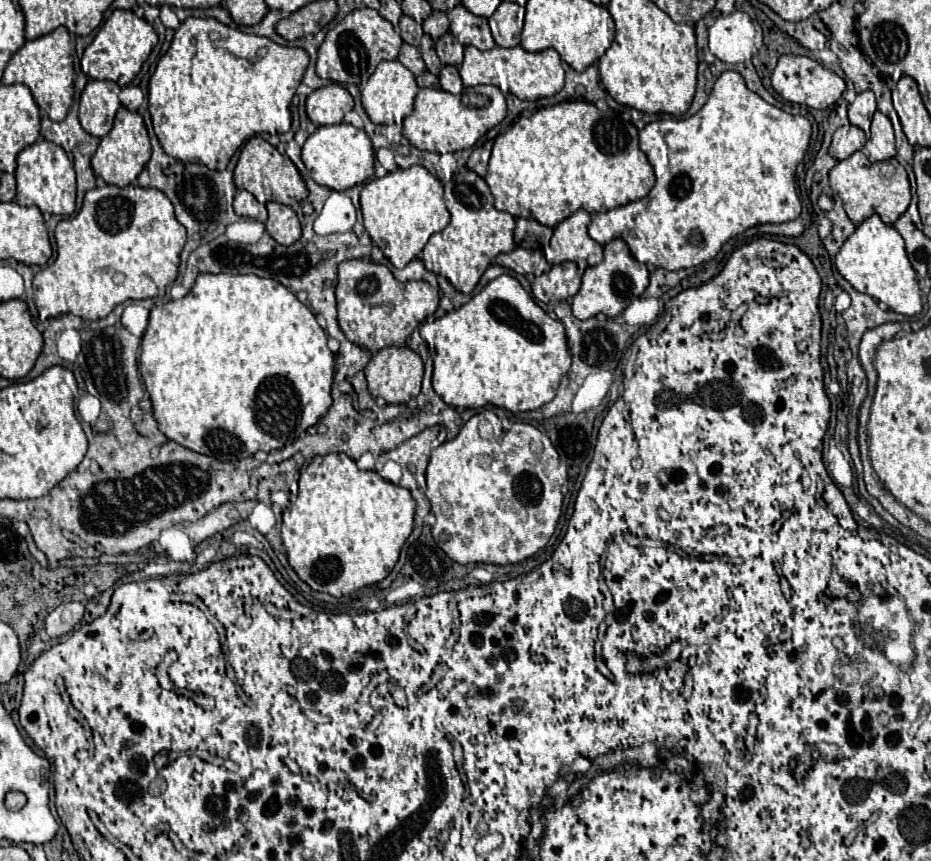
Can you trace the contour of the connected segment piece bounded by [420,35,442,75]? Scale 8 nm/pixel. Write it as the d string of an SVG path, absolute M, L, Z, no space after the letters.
M424 35L424 37L422 37L420 53L422 53L422 59L424 59L424 63L426 63L428 71L430 71L430 73L434 73L434 75L438 75L438 73L440 73L440 69L442 69L442 63L440 63L440 59L438 59L438 55L436 55L436 51L434 51L432 39L430 39L428 35Z

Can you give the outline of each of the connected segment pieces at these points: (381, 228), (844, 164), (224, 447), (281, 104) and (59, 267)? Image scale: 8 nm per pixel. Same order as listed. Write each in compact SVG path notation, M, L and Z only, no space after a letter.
M422 165L396 169L380 179L368 181L360 191L360 211L372 243L378 245L398 269L406 267L424 249L430 235L442 231L450 223L442 183Z
M854 153L848 159L838 161L830 171L830 187L840 199L844 201L844 209L852 223L862 223L874 213L882 217L884 223L892 225L910 205L910 183L906 169L896 161L884 161L884 163L870 163L864 153Z
M200 273L196 277L194 287L190 293L178 301L168 301L164 305L156 305L150 309L148 327L144 331L142 343L140 343L140 375L142 383L150 395L152 403L152 415L160 427L160 431L170 439L180 443L182 447L188 447L196 453L216 457L220 461L238 461L244 457L254 455L256 451L270 453L272 449L282 449L284 445L292 443L300 435L306 433L308 427L312 427L322 415L326 415L328 407L332 405L330 387L334 377L334 353L326 345L328 337L324 329L318 325L316 315L296 299L296 295L284 287L282 283L274 279L264 279L258 275L226 275L226 273Z
M188 17L180 29L174 33L174 39L172 39L172 45L170 49L160 57L158 65L156 65L156 71L154 75L150 77L150 93L148 93L148 111L152 115L152 125L154 125L154 133L160 141L160 145L164 147L164 151L170 155L170 157L176 157L180 161L188 161L188 163L202 163L202 165L208 165L210 169L226 169L228 161L232 159L232 155L236 153L236 149L248 141L250 137L258 135L258 133L270 133L270 135L282 135L282 133L288 133L290 131L290 123L292 123L292 115L290 115L290 101L304 77L304 71L308 67L308 53L300 47L286 47L286 45L278 45L274 43L272 39L268 37L258 37L258 35L248 35L240 29L234 29L234 27L228 27L220 21L216 21L214 17Z
M104 185L88 191L78 215L74 219L62 219L54 235L56 261L34 275L34 303L40 321L58 317L60 313L74 313L82 319L102 319L124 301L164 297L166 287L178 277L180 251L186 243L186 229L178 223L170 199L154 187L142 189L134 185Z

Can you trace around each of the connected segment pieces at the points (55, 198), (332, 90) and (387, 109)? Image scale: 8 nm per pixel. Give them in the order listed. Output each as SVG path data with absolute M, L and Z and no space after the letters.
M38 139L34 145L22 149L18 155L16 181L18 181L18 189L16 189L18 205L22 207L36 205L42 213L56 213L56 215L74 213L74 199L76 199L74 165L60 145L46 139Z
M330 83L312 91L306 99L306 113L316 125L342 123L344 115L354 107L352 95L338 83Z
M382 61L374 75L368 79L368 83L362 87L362 107L368 113L368 117L374 123L386 123L386 125L401 125L404 117L408 117L414 109L414 99L418 93L416 77L398 61Z

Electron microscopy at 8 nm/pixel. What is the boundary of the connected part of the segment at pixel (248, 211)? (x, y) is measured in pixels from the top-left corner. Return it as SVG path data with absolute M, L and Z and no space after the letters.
M236 191L234 197L234 211L240 217L250 217L250 219L258 219L258 221L266 221L266 207L262 203L256 201L256 197L248 191Z

